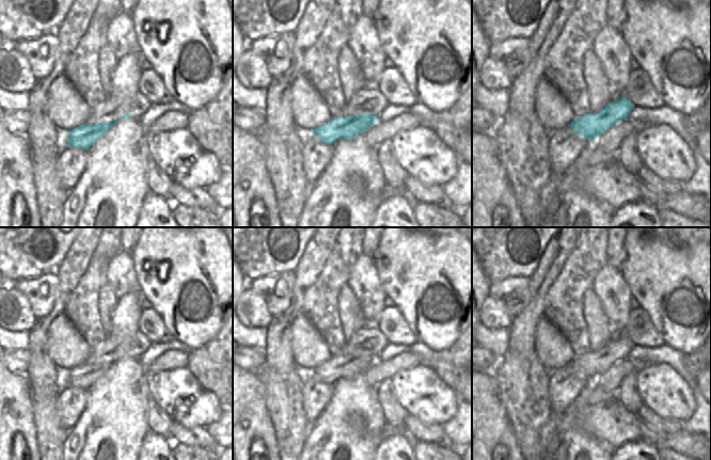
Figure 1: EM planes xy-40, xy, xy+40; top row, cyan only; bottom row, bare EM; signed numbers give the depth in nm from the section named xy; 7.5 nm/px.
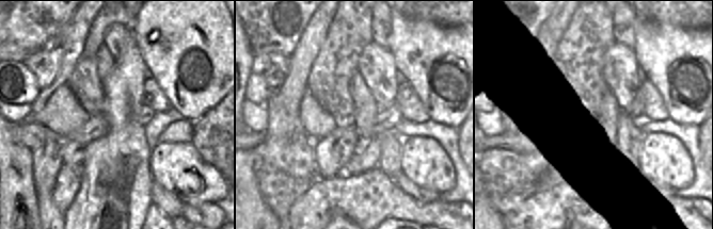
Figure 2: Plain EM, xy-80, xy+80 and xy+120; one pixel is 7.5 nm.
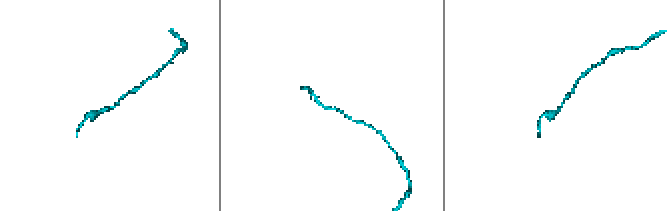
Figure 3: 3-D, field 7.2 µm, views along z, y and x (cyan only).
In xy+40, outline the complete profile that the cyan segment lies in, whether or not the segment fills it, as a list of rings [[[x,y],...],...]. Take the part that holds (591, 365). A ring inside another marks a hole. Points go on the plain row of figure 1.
[[[622,336],[621,338],[609,343],[605,345],[605,347],[602,349],[600,353],[585,353],[582,358],[574,358],[571,361],[571,367],[575,372],[583,377],[587,377],[589,379],[595,379],[599,377],[602,372],[607,370],[611,366],[616,364],[617,362],[627,359],[631,350],[633,349],[635,345],[626,336]]]

